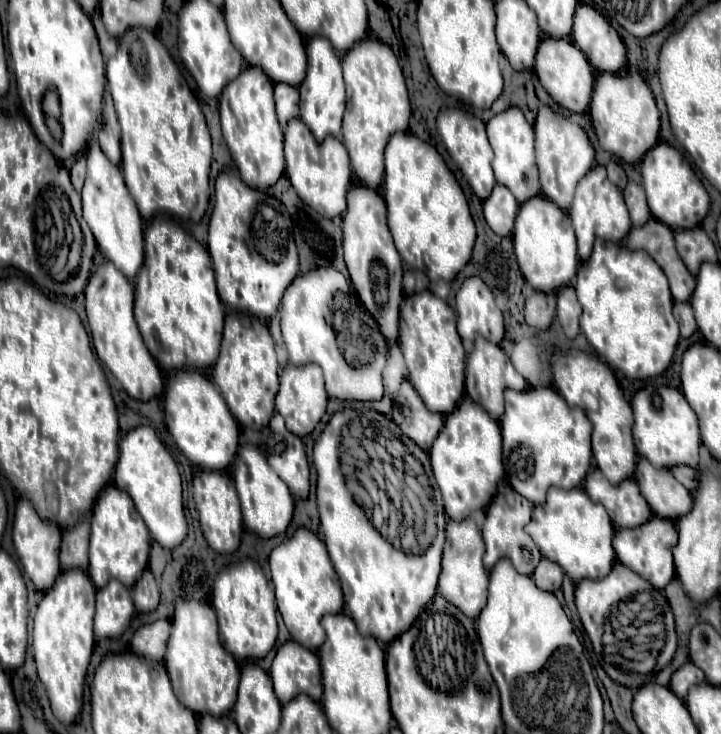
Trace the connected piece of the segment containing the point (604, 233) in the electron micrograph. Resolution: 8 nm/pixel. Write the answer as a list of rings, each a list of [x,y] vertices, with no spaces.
[[[594,166],[580,182],[576,188],[576,196],[570,208],[570,220],[574,224],[576,230],[576,238],[578,238],[578,256],[580,260],[588,260],[592,254],[592,246],[596,238],[604,238],[604,240],[612,240],[612,242],[620,242],[626,238],[626,234],[632,228],[630,222],[630,214],[628,208],[624,204],[624,196],[620,192],[620,188],[608,180],[606,176],[606,168],[604,166]]]

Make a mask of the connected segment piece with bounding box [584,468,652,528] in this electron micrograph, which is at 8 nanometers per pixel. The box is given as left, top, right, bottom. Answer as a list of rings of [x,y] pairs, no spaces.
[[[592,468],[586,474],[584,490],[590,500],[606,508],[612,522],[620,528],[636,528],[652,516],[650,506],[638,492],[638,484],[634,484],[632,478],[626,478],[622,484],[610,484],[598,468]]]

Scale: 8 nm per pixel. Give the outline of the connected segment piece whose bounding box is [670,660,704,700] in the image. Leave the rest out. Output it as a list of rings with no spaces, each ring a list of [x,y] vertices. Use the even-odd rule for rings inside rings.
[[[688,660],[688,662],[684,662],[674,674],[672,674],[672,680],[670,680],[670,688],[674,690],[674,694],[678,696],[678,698],[686,698],[686,692],[692,688],[692,686],[696,686],[696,684],[700,684],[700,682],[704,682],[704,672],[692,662],[692,660]]]

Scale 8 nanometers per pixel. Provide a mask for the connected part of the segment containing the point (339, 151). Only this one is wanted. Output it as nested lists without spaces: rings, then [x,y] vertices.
[[[292,118],[284,130],[284,158],[286,176],[306,204],[326,218],[334,218],[346,210],[346,190],[352,184],[352,168],[342,140],[328,136],[326,140],[316,142],[306,124],[300,118]]]

